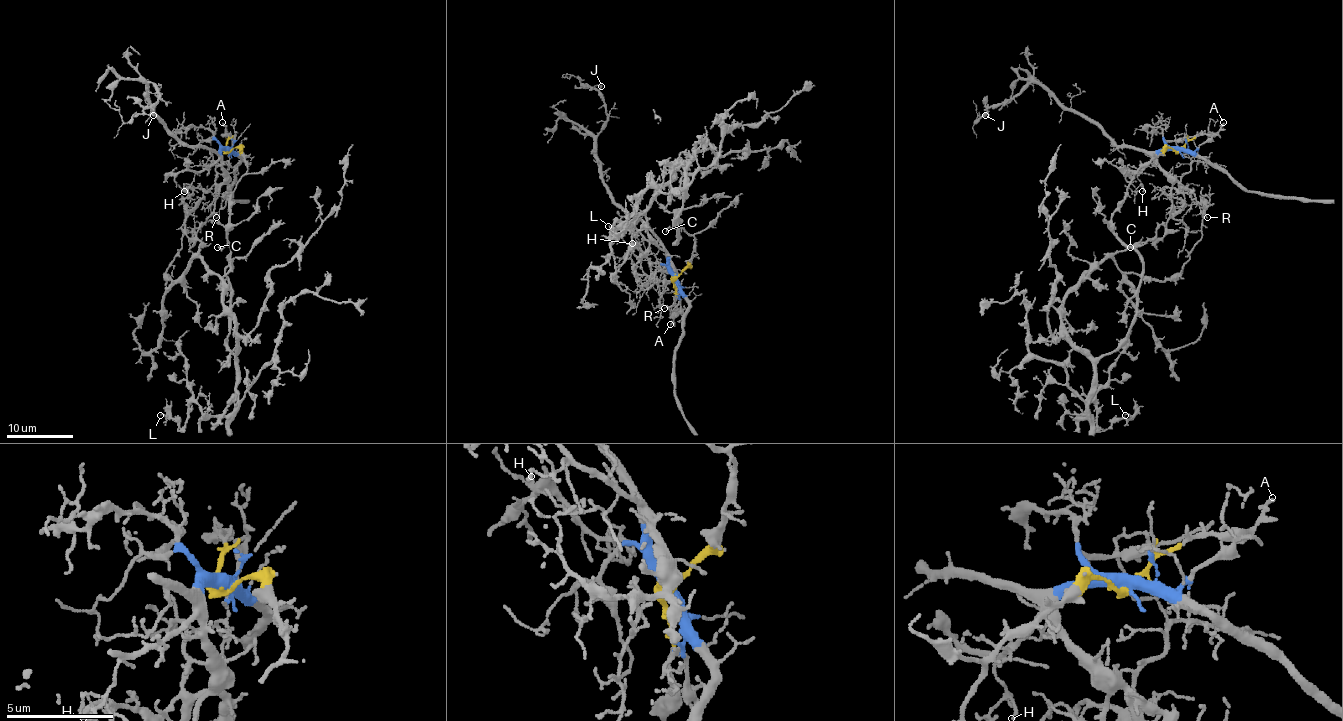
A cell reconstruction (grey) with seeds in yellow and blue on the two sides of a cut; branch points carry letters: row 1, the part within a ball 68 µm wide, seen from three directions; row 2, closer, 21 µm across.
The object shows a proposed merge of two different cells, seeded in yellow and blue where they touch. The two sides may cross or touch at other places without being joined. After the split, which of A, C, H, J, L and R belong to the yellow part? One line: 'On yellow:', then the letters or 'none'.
On yellow: A, C, L

